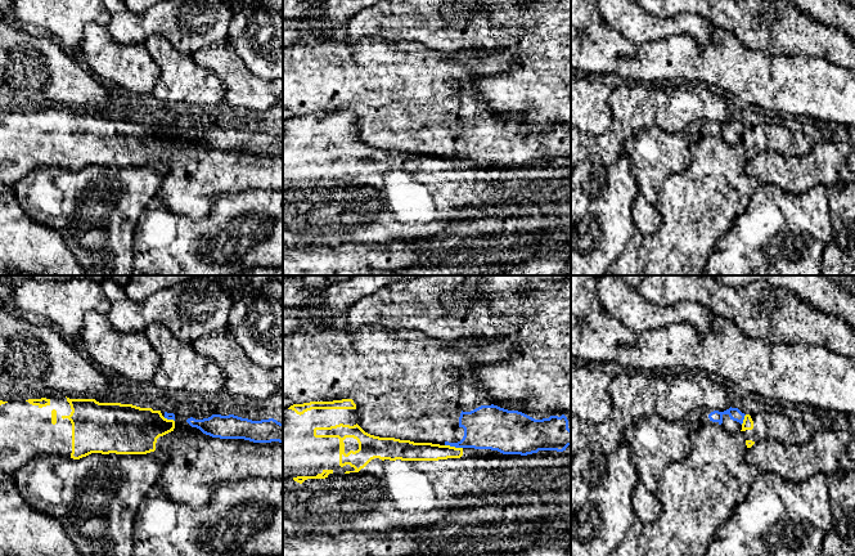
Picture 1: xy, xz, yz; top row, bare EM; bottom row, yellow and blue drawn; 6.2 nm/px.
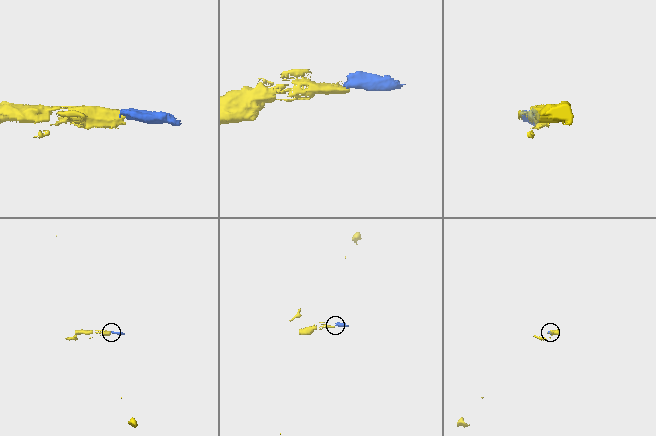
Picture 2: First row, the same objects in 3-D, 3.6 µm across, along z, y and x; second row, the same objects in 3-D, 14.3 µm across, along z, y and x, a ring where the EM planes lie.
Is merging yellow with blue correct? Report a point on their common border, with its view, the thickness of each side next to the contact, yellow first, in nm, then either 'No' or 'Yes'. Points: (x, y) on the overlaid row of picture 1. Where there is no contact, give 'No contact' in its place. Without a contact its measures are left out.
Touches yellow at xz (454, 447). Thickness 110 nm (yellow) against 280 nm. No

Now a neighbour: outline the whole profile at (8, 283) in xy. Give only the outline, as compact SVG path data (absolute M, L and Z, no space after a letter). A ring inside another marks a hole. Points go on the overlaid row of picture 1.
M0 275L0 302L6 302L14 293L14 290L31 278L31 275Z

